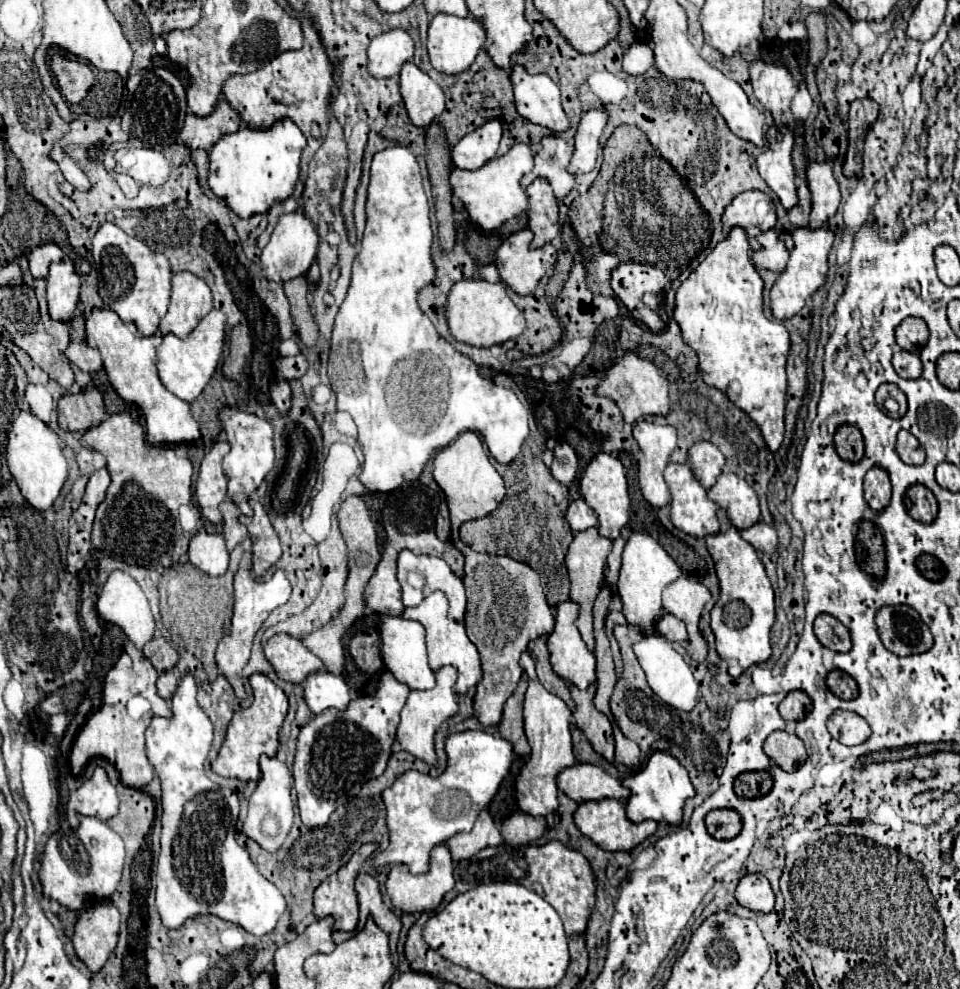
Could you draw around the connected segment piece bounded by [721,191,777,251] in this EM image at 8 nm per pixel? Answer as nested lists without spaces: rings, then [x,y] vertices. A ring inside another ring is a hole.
[[[743,191],[729,203],[729,207],[725,207],[721,221],[723,221],[723,235],[729,235],[729,231],[735,225],[739,225],[747,231],[749,247],[757,251],[761,249],[761,245],[757,243],[757,235],[775,227],[777,211],[767,193]]]

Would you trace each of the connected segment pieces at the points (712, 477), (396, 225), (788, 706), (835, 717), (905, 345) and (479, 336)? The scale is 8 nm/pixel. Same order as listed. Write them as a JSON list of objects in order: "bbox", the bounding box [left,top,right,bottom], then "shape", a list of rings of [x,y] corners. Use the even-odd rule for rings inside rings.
[{"bbox":[687,441,725,487],"shape":[[[699,441],[689,449],[689,459],[687,459],[695,479],[705,487],[713,487],[717,477],[721,475],[721,469],[725,465],[725,457],[719,451],[719,447],[715,447],[709,441]]]},{"bbox":[329,147,529,493],"shape":[[[389,147],[383,151],[377,151],[373,155],[371,161],[371,181],[369,181],[369,189],[367,189],[367,225],[365,225],[365,233],[361,239],[361,251],[357,253],[355,261],[353,261],[353,271],[351,271],[351,285],[347,291],[345,301],[339,307],[339,313],[335,315],[335,323],[333,323],[333,335],[331,335],[331,353],[329,353],[329,383],[331,389],[337,395],[337,409],[339,411],[347,411],[355,425],[357,425],[357,441],[363,449],[365,455],[365,463],[363,463],[363,471],[359,475],[359,481],[369,489],[369,491],[381,491],[381,493],[389,493],[397,487],[401,487],[401,483],[405,481],[415,481],[419,479],[419,475],[423,473],[427,461],[441,451],[443,447],[447,447],[459,433],[463,431],[477,431],[485,437],[485,443],[489,447],[489,453],[503,465],[511,463],[519,451],[523,441],[529,435],[529,413],[523,407],[523,403],[517,399],[517,395],[507,389],[507,387],[497,387],[495,383],[489,383],[487,379],[483,379],[477,371],[477,365],[461,355],[459,351],[455,351],[455,347],[451,343],[447,343],[433,327],[433,323],[429,321],[429,317],[425,313],[421,313],[419,305],[417,305],[417,293],[421,287],[429,285],[435,277],[435,267],[431,261],[431,241],[433,241],[433,233],[431,233],[431,223],[429,223],[429,207],[427,207],[427,195],[423,191],[423,183],[421,183],[421,173],[419,173],[419,165],[417,159],[413,155],[413,151],[409,147]]]},{"bbox":[779,691,811,721],"shape":[[[791,691],[779,705],[779,713],[783,719],[787,721],[797,721],[803,719],[805,713],[811,707],[811,699],[809,695],[805,695],[805,691]]]},{"bbox":[827,711,871,745],"shape":[[[835,711],[827,721],[827,729],[843,745],[859,745],[871,735],[867,721],[853,711]]]},{"bbox":[895,317,929,351],"shape":[[[907,317],[895,329],[895,341],[905,351],[919,351],[929,339],[929,329],[923,319]]]},{"bbox":[445,279,525,347],"shape":[[[463,279],[457,281],[447,295],[445,317],[449,323],[449,333],[467,345],[473,347],[493,347],[505,341],[517,339],[525,329],[525,319],[521,311],[507,297],[505,285],[501,281],[489,283],[483,279]]]}]

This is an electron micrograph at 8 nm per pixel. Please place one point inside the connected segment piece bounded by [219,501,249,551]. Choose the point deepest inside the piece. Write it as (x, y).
(234, 532)

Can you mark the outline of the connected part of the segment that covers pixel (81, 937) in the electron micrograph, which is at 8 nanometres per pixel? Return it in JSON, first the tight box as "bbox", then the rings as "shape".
{"bbox":[71,903,119,971],"shape":[[[99,903],[79,915],[71,941],[89,971],[99,971],[107,963],[117,945],[117,933],[119,911],[111,903]]]}

